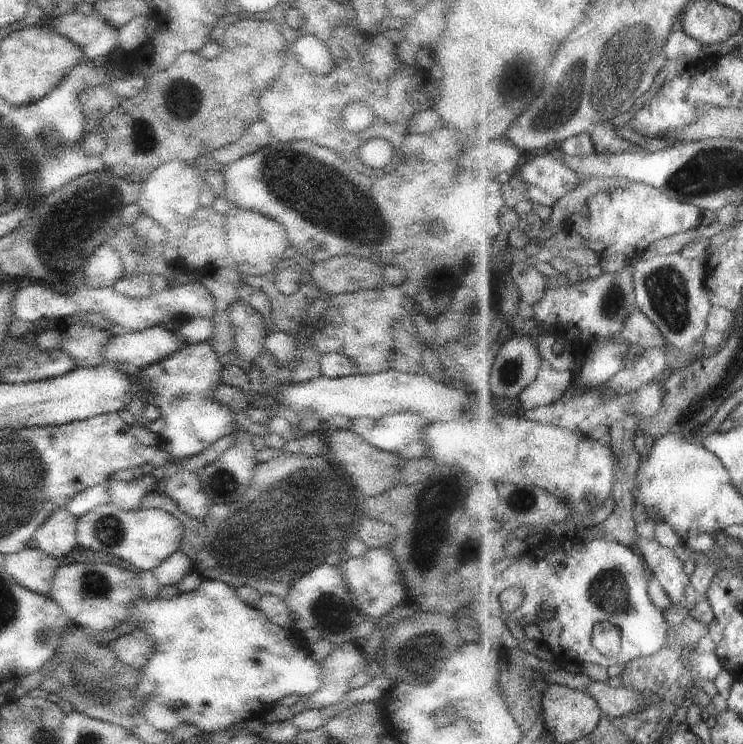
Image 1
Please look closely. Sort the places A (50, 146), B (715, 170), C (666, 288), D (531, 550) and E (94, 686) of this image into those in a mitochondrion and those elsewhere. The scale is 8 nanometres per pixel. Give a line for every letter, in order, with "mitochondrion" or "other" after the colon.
A: mitochondrion
B: mitochondrion
C: mitochondrion
D: other
E: mitochondrion

